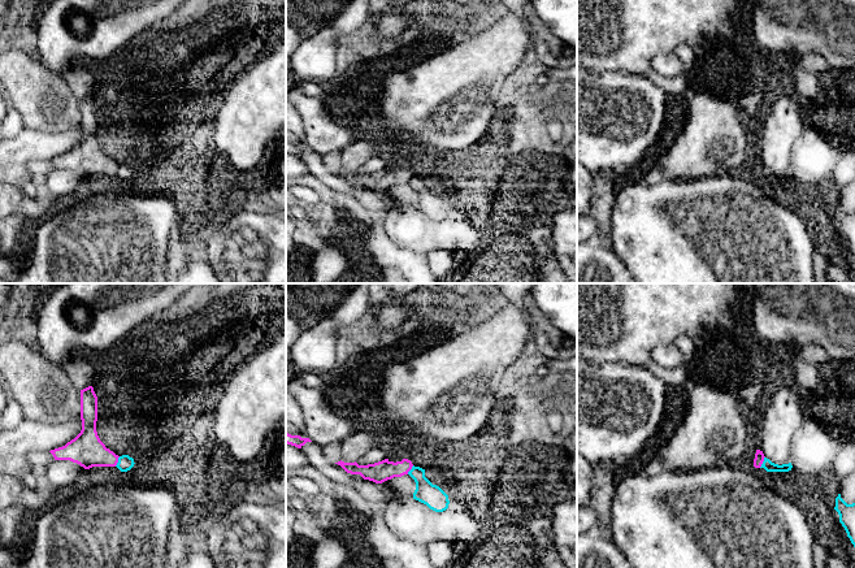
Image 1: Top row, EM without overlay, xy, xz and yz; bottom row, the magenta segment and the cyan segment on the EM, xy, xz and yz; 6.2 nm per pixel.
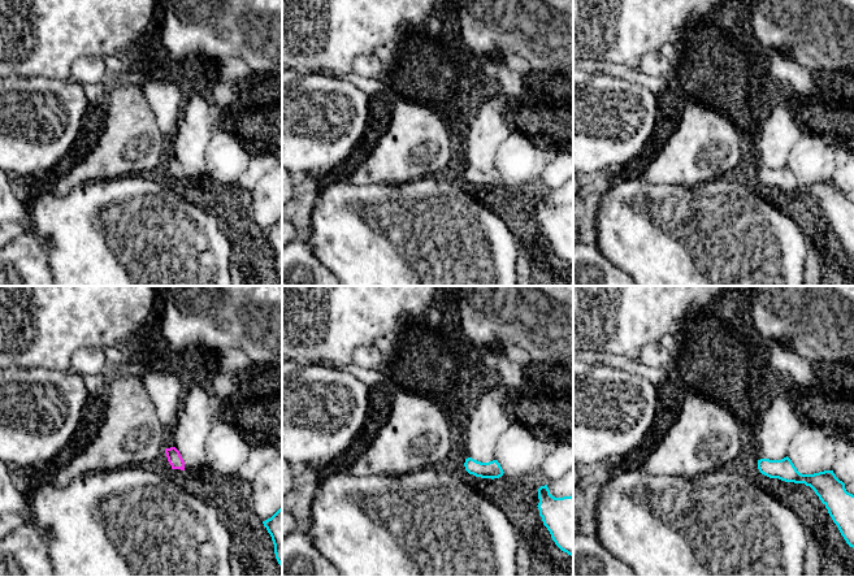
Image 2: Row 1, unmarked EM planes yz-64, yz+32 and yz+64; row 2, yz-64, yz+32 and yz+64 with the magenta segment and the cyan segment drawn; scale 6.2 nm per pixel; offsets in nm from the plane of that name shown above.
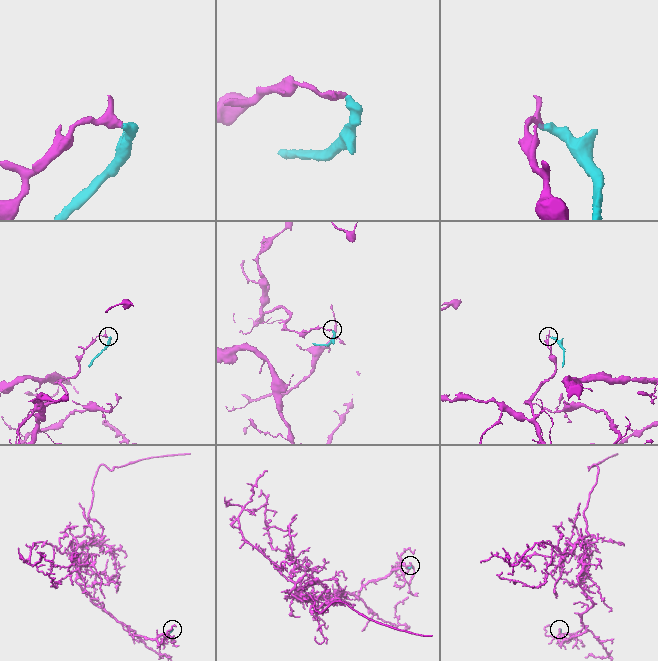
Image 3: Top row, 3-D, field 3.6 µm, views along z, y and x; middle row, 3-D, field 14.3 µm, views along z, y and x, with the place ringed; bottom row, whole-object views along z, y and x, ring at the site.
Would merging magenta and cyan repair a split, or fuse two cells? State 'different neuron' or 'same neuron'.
different neuron

